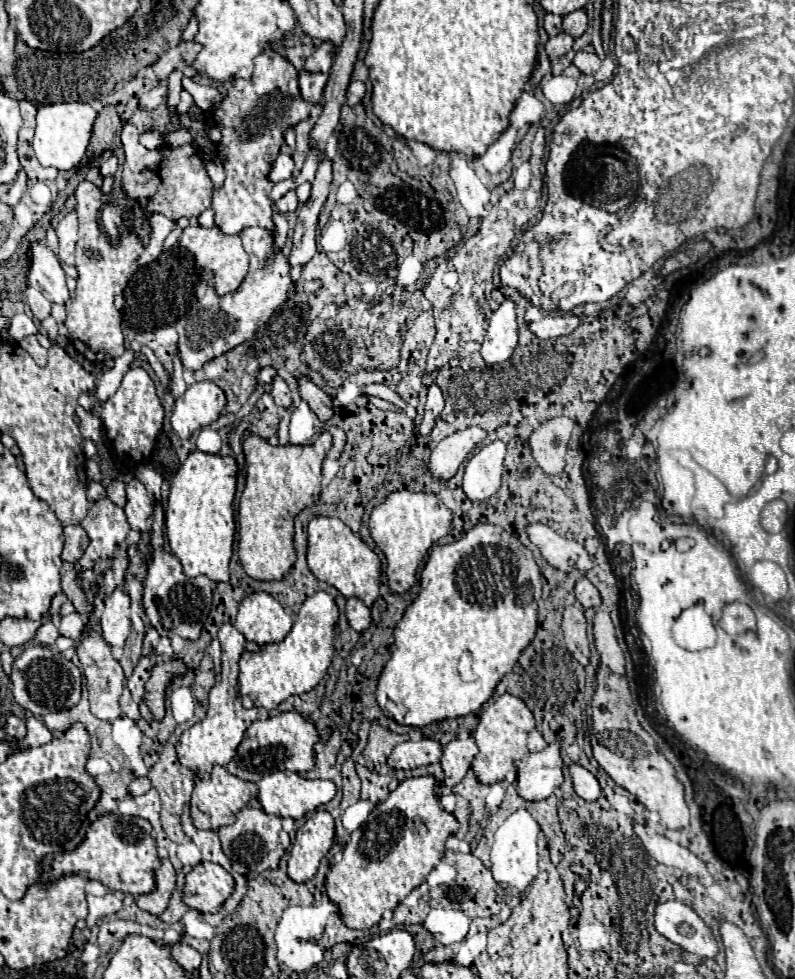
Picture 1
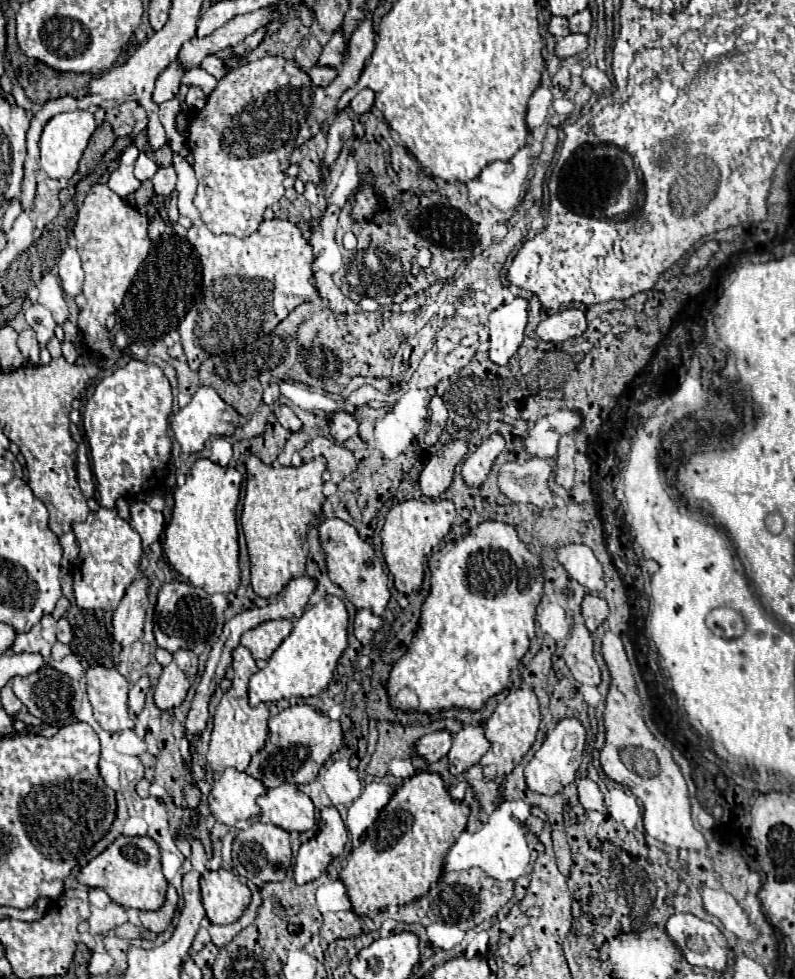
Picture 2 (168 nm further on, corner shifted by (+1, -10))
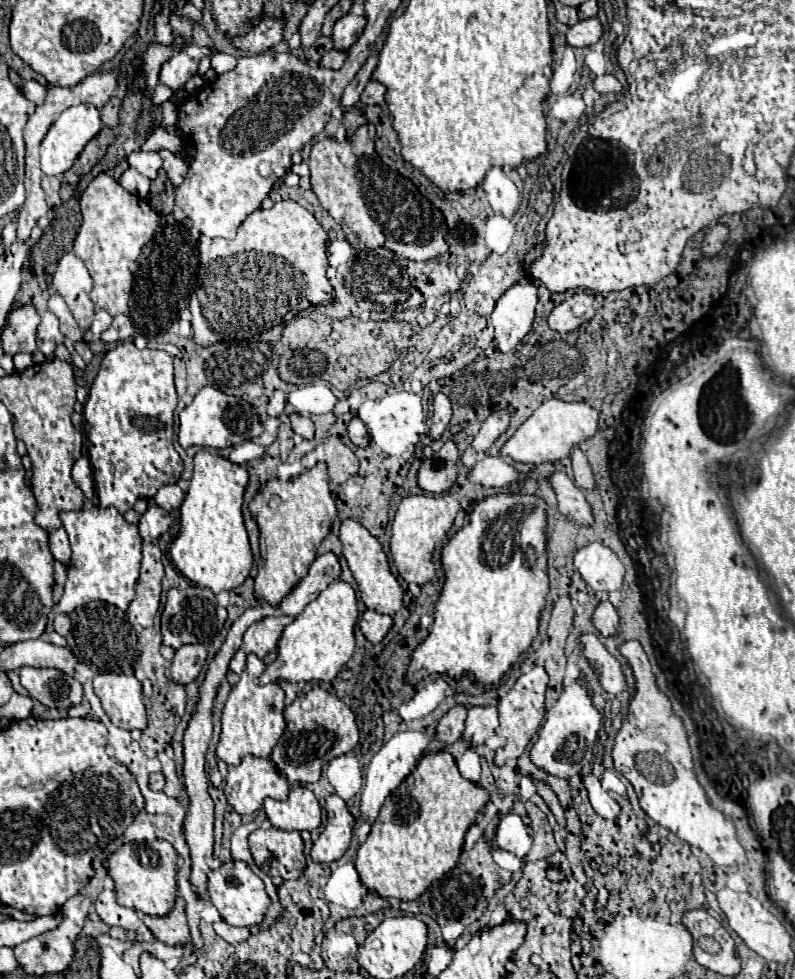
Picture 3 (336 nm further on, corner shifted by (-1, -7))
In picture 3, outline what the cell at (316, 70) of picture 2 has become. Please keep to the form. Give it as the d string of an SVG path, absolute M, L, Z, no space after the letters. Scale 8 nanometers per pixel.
M331 49L323 55L321 59L321 67L327 67L327 69L341 69L343 63L347 59L347 53L345 51L339 51L339 49Z

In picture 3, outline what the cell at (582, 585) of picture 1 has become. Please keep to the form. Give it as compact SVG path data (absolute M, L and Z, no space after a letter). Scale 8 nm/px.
M603 601L597 605L595 613L593 613L593 623L597 627L597 631L603 637L611 637L617 635L617 625L619 625L619 613L615 611L615 607L609 601Z

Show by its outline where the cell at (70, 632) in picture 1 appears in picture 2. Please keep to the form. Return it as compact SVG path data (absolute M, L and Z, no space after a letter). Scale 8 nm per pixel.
M61 618L61 620L57 622L57 640L59 640L61 644L69 644L71 638L73 638L71 624L67 622L67 618Z

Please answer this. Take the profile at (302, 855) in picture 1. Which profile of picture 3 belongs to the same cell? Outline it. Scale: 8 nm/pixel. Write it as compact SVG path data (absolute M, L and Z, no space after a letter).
M339 795L327 797L327 825L319 839L313 843L311 857L319 863L331 863L343 857L351 845L351 833L355 817L349 813L345 801Z

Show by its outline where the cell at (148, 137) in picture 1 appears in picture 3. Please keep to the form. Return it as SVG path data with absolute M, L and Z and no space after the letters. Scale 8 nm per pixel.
M145 151L131 153L131 155L127 157L127 161L129 161L129 165L131 165L133 169L137 169L141 175L145 175L145 177L149 177L149 179L155 179L157 173L159 173L159 169L161 169L161 165L163 165L159 153L153 153L153 151L151 151L151 153L145 153Z

